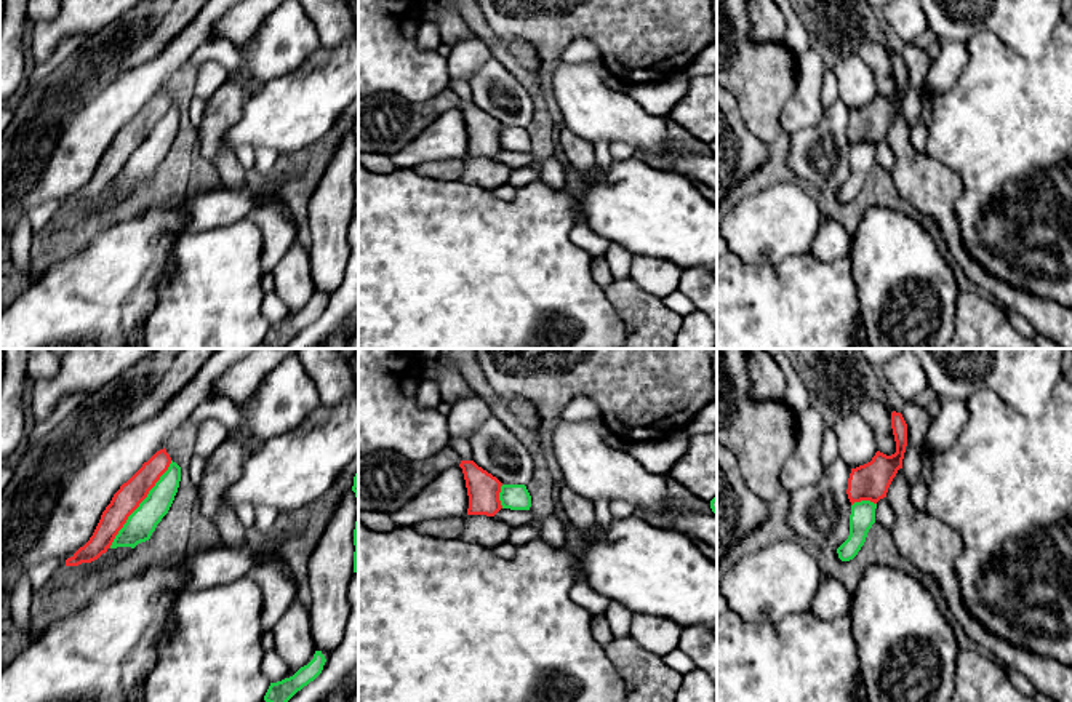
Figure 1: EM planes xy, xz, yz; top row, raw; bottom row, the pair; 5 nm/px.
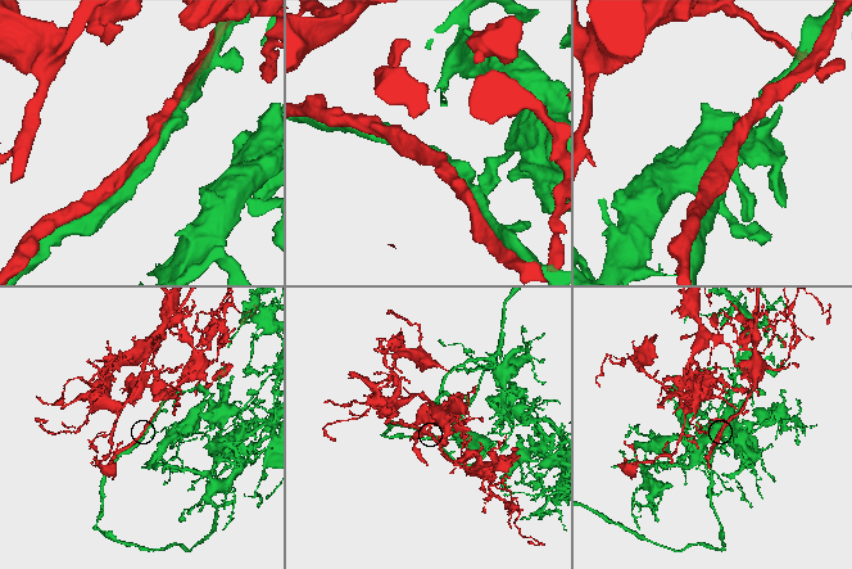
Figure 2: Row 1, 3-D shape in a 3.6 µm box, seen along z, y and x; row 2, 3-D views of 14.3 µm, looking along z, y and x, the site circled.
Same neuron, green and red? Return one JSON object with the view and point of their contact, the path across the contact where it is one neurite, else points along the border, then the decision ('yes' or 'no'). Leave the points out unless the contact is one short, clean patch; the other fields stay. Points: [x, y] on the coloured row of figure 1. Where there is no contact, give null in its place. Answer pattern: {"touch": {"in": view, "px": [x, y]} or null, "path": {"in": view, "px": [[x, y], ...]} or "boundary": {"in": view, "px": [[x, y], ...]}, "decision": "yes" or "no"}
{"touch": {"in": "xy", "px": [140, 504]}, "decision": "yes"}

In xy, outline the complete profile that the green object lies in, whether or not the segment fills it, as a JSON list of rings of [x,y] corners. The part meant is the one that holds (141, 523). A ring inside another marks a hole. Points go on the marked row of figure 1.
[[[166,449],[157,451],[120,486],[90,537],[66,566],[98,560],[109,548],[131,547],[150,539],[157,525],[168,513],[181,481],[181,467]]]

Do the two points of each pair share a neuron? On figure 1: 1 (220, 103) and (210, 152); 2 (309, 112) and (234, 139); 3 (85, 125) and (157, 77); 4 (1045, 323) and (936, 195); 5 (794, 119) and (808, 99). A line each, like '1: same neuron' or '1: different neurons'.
1: same neuron
2: same neuron
3: same neuron
4: same neuron
5: same neuron

